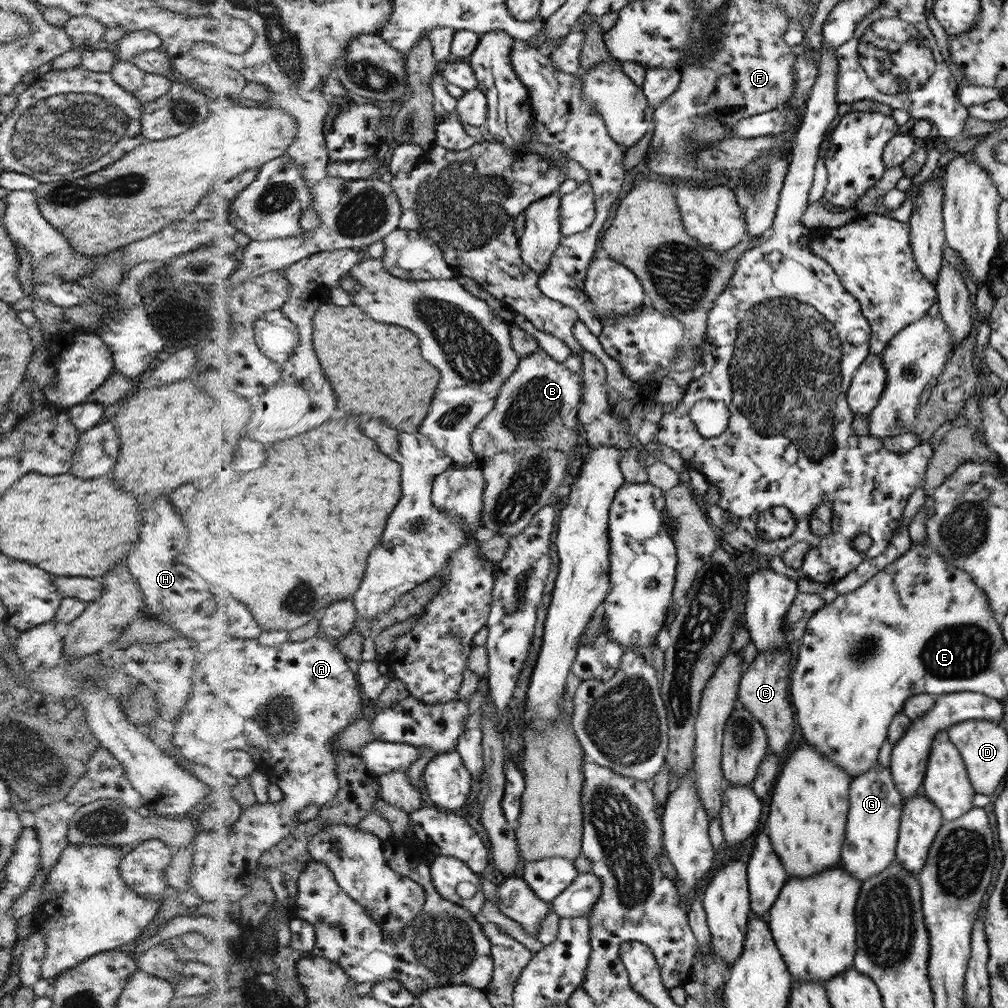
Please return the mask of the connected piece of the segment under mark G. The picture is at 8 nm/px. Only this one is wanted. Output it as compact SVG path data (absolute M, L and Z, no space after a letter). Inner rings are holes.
M876 764L852 779L851 812L848 815L847 838L843 844L842 867L852 872L860 882L880 874L895 859L904 806L905 800L896 788L890 767Z

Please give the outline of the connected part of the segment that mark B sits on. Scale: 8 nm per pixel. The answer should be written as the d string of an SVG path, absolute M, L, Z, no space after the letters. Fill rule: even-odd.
M541 349L521 359L514 374L503 384L495 408L473 434L474 452L479 462L502 452L540 447L544 451L554 449L568 456L570 473L578 436L574 429L564 426L563 417L578 406L580 396L580 374L572 372L562 361Z

